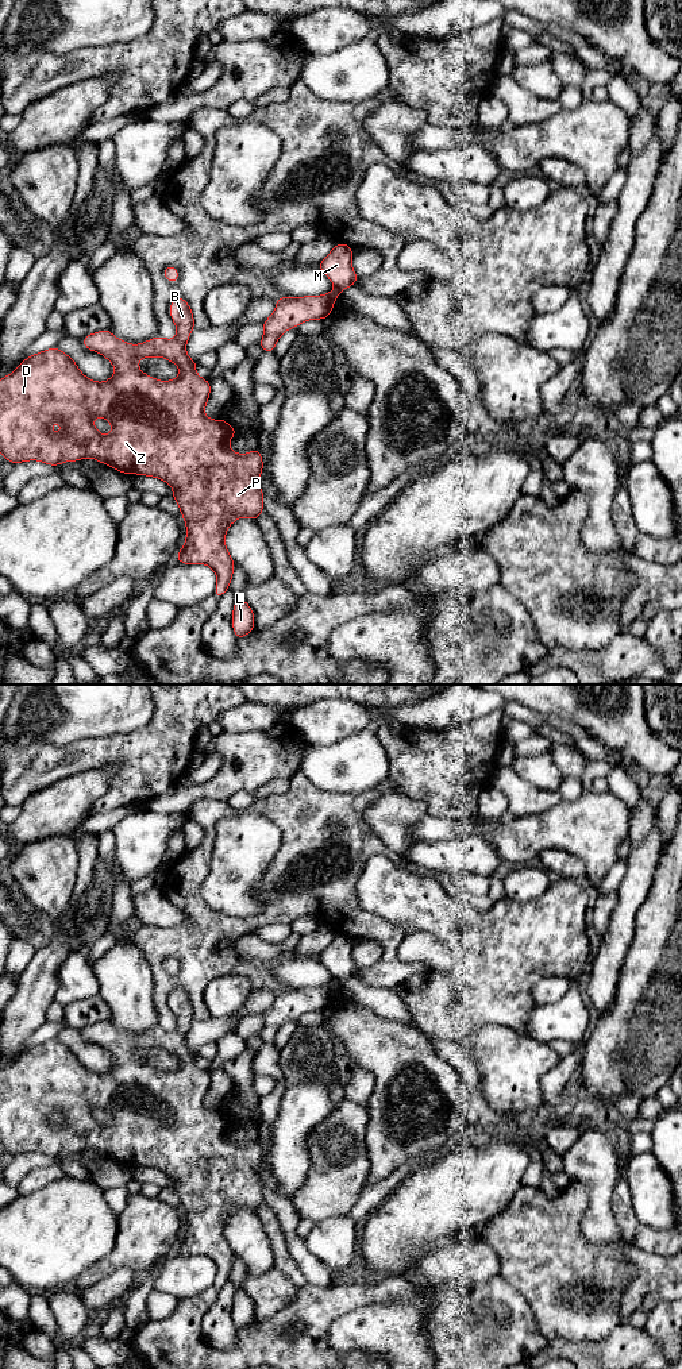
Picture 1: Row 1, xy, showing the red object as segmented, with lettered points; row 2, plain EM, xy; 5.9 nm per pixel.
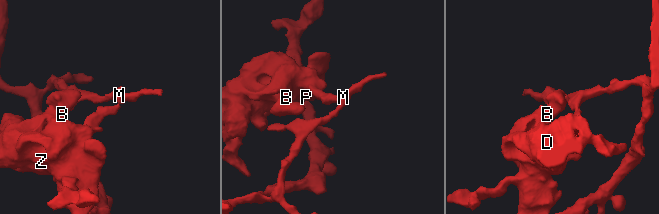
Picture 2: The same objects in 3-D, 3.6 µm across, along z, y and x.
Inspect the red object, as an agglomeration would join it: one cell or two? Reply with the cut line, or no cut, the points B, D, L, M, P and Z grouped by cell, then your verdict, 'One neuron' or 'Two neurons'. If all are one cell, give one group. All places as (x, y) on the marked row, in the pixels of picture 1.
Split along xy (335, 289), (339, 292). Groups: B D P Z / L M. Two neurons

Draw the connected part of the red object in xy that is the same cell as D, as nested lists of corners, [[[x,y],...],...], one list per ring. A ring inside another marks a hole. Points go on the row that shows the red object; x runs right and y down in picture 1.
[[[176,297],[172,300],[170,304],[170,317],[174,321],[177,327],[177,336],[172,340],[157,336],[147,342],[143,342],[140,344],[130,344],[123,342],[122,339],[117,339],[112,335],[109,329],[97,331],[95,333],[90,333],[85,336],[81,342],[82,344],[90,350],[95,351],[103,356],[105,356],[115,367],[115,374],[112,378],[104,382],[95,382],[89,378],[86,378],[78,369],[77,363],[66,355],[59,348],[47,348],[42,352],[30,355],[26,358],[16,370],[14,370],[9,375],[1,377],[0,379],[0,452],[5,458],[5,460],[11,462],[12,464],[20,463],[20,462],[28,462],[28,460],[39,460],[42,463],[47,463],[50,466],[58,467],[59,463],[65,462],[77,462],[84,458],[96,459],[100,463],[108,464],[111,468],[115,468],[124,474],[138,474],[138,475],[146,475],[146,477],[155,477],[158,479],[165,481],[173,487],[172,497],[176,500],[176,502],[180,506],[181,516],[185,520],[186,525],[186,539],[184,547],[180,549],[178,555],[176,556],[176,560],[184,563],[184,564],[207,564],[209,566],[217,578],[216,589],[215,589],[215,597],[220,599],[220,597],[228,590],[231,578],[235,568],[235,562],[230,556],[230,552],[224,544],[224,539],[227,535],[228,527],[235,522],[240,517],[248,517],[253,520],[258,520],[258,516],[265,510],[263,509],[263,491],[258,483],[261,478],[261,473],[263,470],[263,460],[259,452],[259,448],[247,452],[247,454],[236,454],[230,448],[230,439],[234,437],[238,432],[235,428],[232,428],[227,421],[223,419],[219,420],[211,420],[205,416],[204,409],[207,405],[207,401],[211,394],[211,383],[208,379],[204,379],[196,374],[196,366],[197,362],[192,360],[186,354],[186,342],[194,329],[194,317],[192,313],[192,309],[189,304],[181,298]],[[153,356],[161,356],[166,360],[170,360],[176,363],[180,367],[180,374],[176,379],[172,381],[158,381],[139,370],[138,360],[140,358],[153,358]],[[95,417],[103,417],[108,420],[112,424],[112,432],[108,435],[101,435],[96,427],[93,425]]]

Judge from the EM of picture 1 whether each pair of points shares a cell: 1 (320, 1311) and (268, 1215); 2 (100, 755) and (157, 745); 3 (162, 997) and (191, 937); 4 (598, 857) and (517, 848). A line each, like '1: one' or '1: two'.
1: two
2: one
3: one
4: one

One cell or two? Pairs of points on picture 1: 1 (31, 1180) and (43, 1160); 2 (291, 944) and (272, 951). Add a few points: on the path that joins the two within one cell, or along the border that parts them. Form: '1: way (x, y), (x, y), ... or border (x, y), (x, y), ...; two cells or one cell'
1: border (56, 1161), (34, 1167), (15, 1187); two cells
2: way (286, 945), (276, 949); one cell

